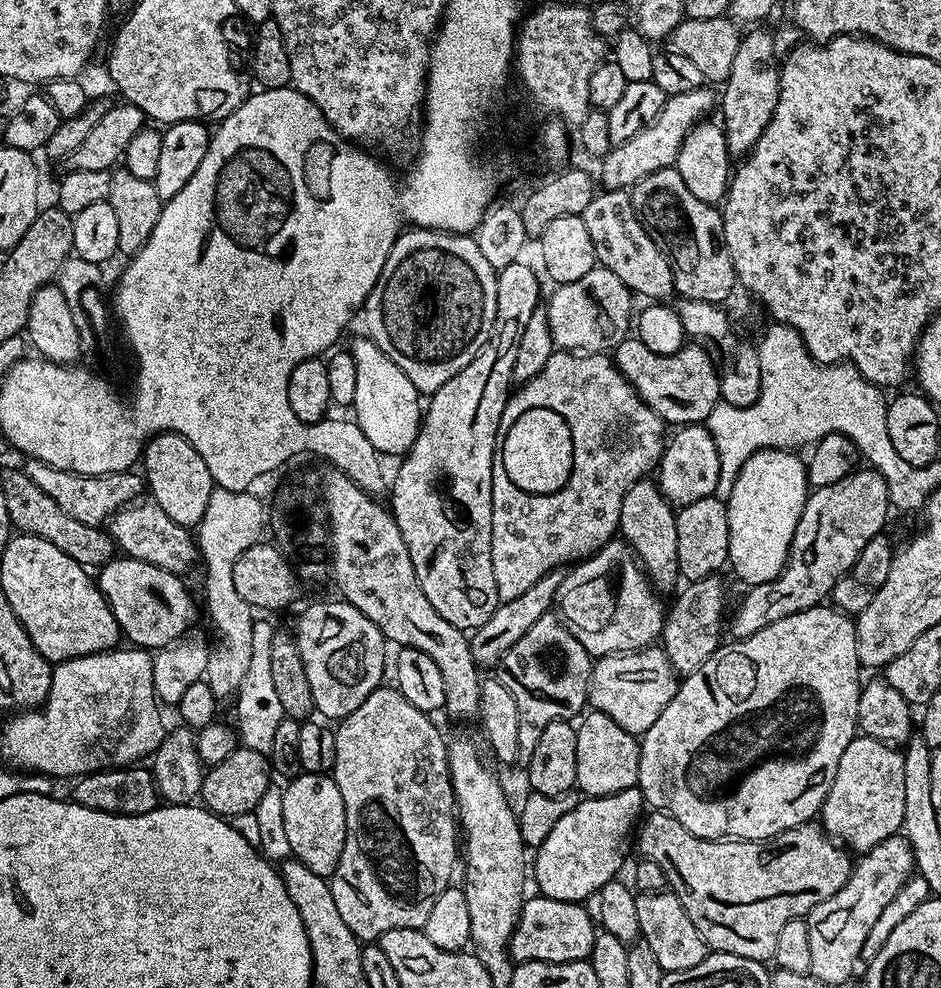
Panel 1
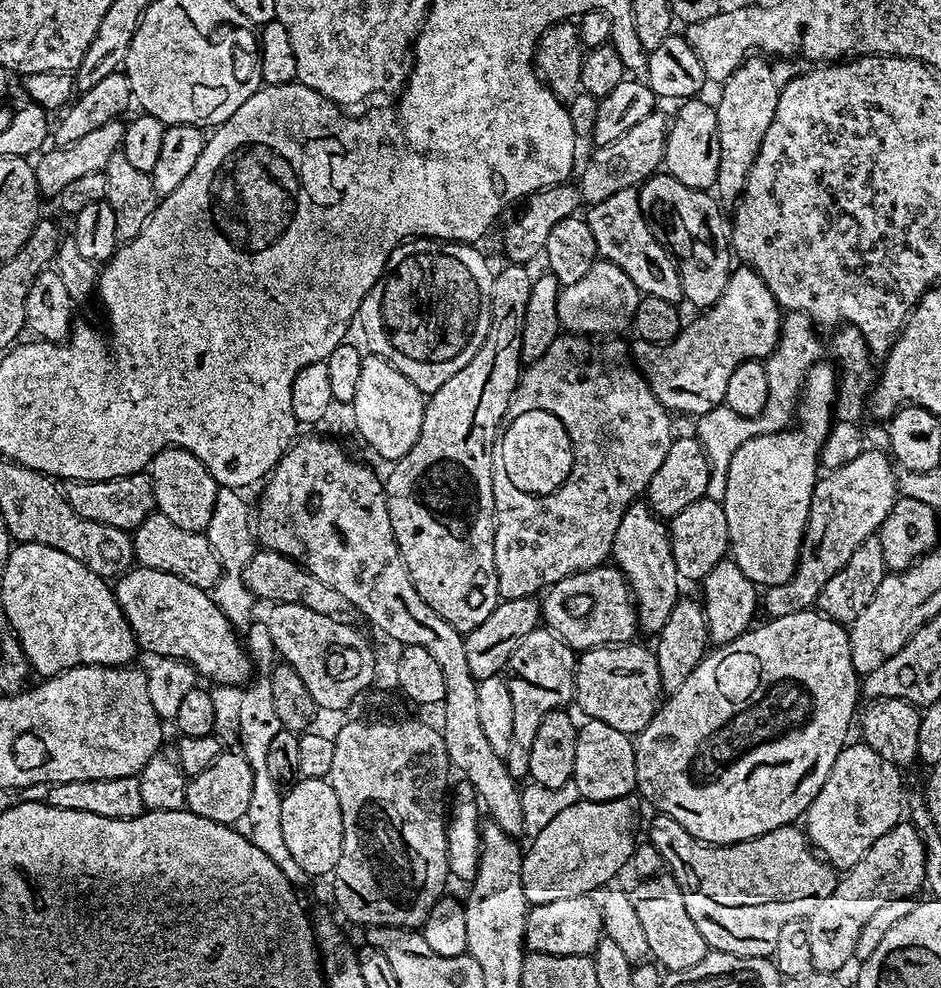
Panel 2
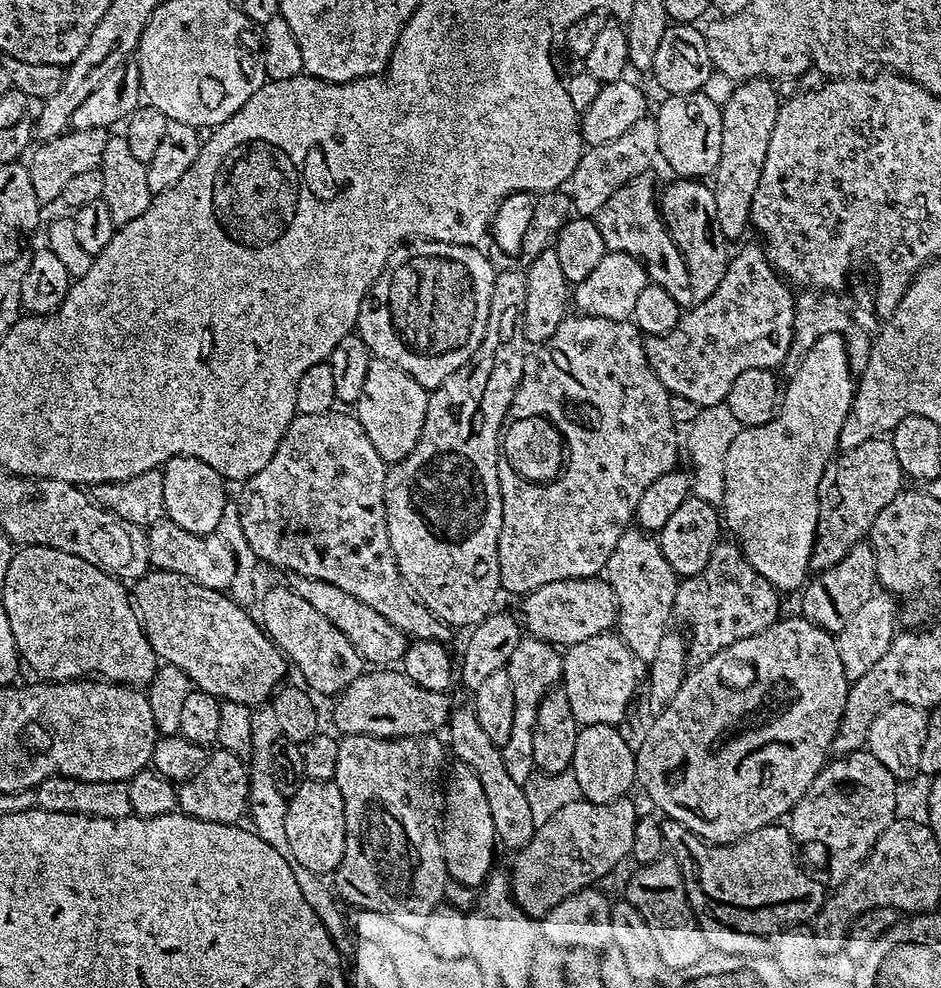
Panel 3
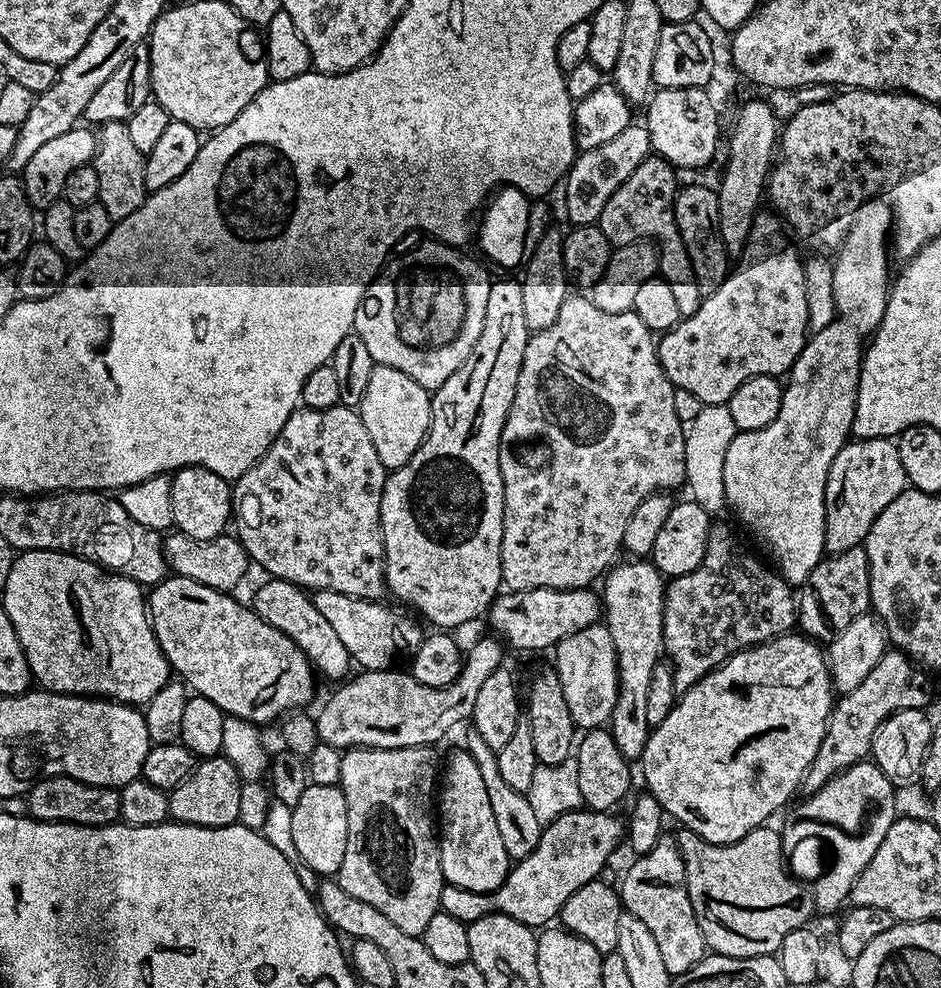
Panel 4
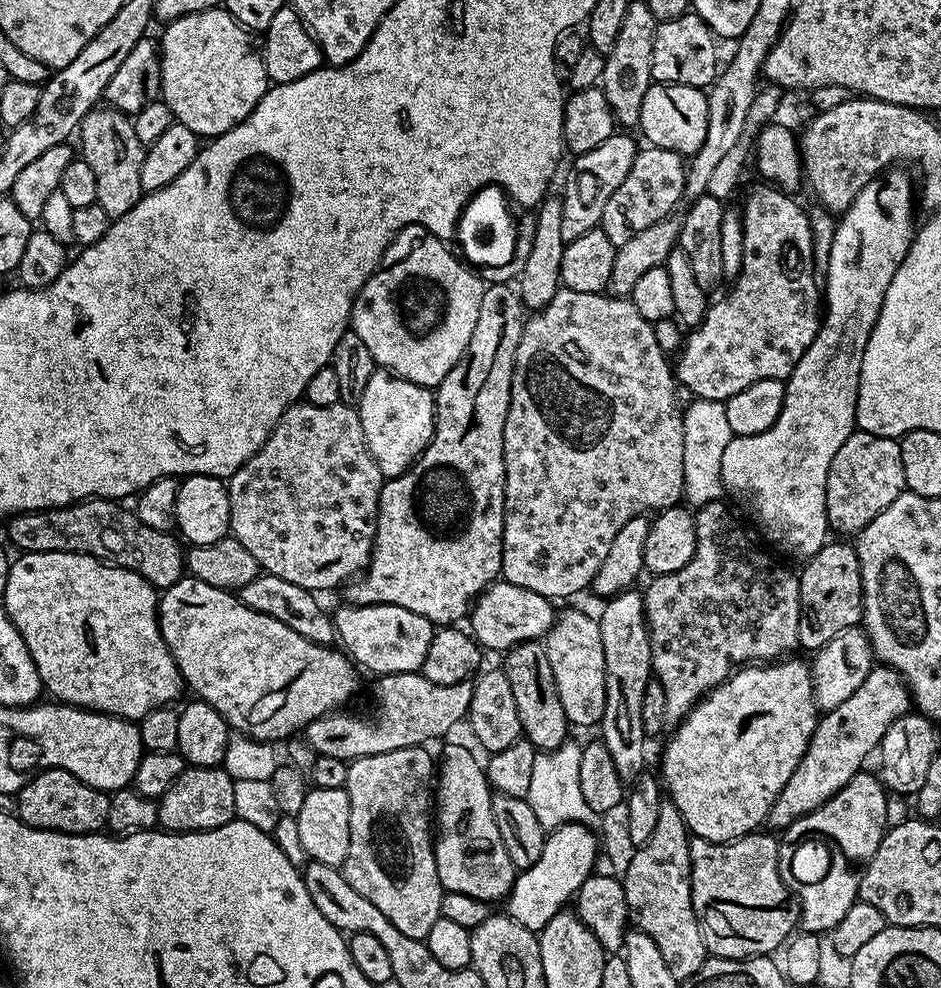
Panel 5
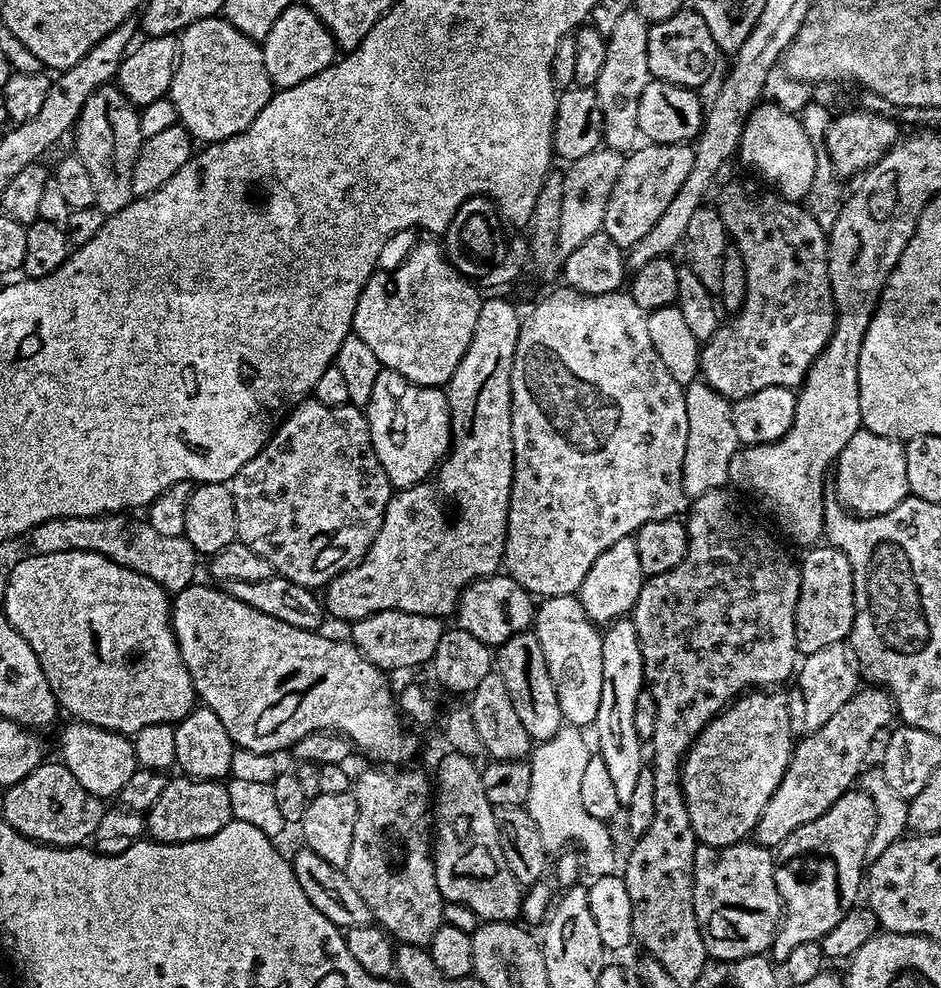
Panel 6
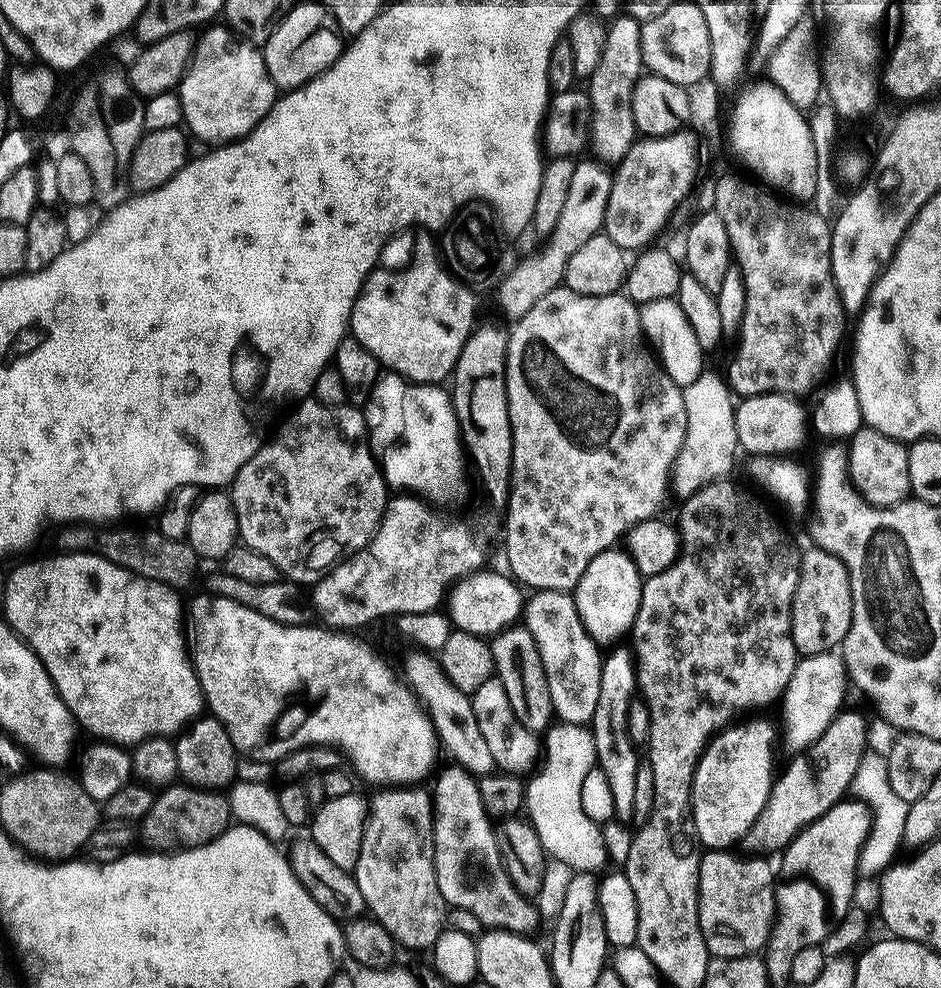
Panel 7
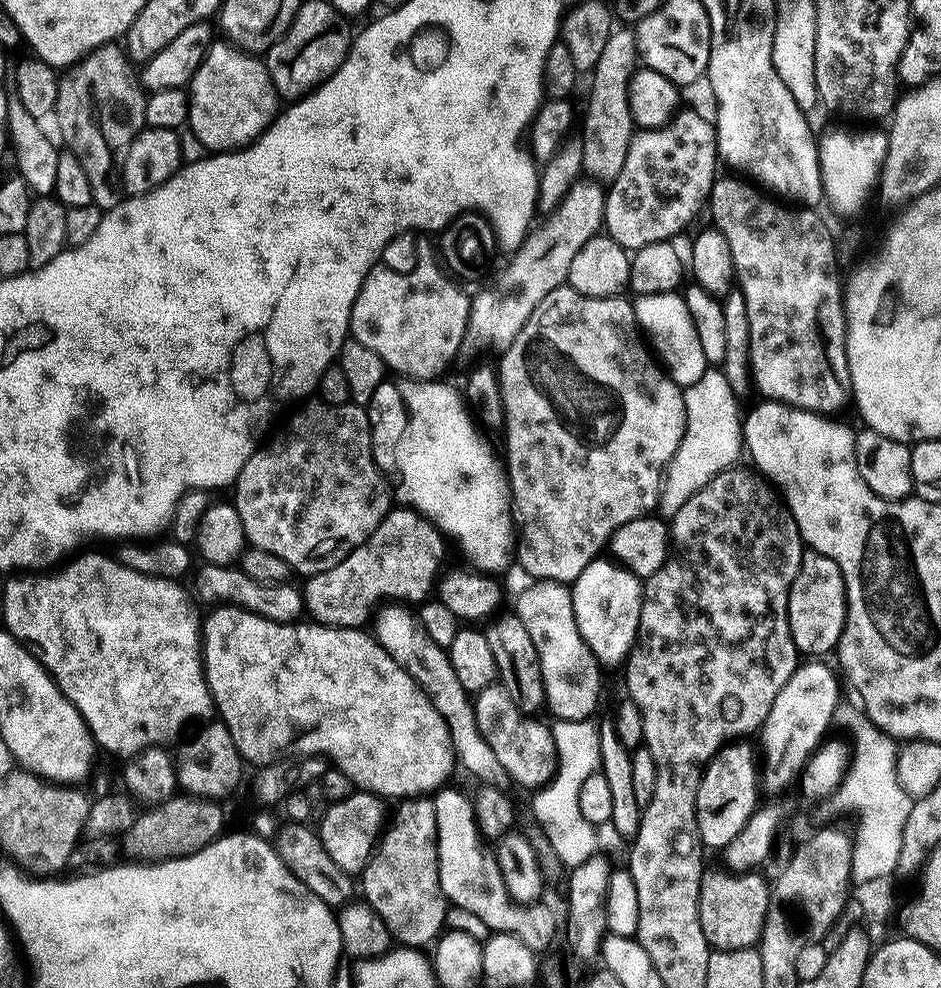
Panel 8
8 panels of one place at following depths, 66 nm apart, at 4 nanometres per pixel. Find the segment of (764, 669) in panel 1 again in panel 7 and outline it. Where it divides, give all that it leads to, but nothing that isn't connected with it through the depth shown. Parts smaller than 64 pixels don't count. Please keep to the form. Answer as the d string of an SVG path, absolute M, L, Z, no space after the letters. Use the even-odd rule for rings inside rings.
M752 720L749 724L742 724L737 726L729 726L723 732L714 736L709 741L708 747L700 755L700 761L696 763L696 773L692 779L692 817L694 818L694 826L696 827L697 841L705 849L708 850L728 850L733 846L731 844L739 845L743 841L744 835L750 830L750 826L754 826L754 822L758 818L758 814L762 814L762 810L766 806L768 796L772 793L772 786L774 783L774 772L772 774L772 728L764 720Z

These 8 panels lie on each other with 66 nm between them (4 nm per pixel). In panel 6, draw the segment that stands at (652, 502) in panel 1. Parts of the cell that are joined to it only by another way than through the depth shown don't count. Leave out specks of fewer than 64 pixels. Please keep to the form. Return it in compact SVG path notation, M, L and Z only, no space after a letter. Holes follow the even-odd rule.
M621 618L612 621L602 634L602 698L598 702L598 714L594 731L596 731L596 744L598 755L602 762L606 762L606 771L610 774L610 782L614 782L614 794L618 794L618 802L627 806L638 782L638 774L646 766L646 752L642 749L642 741L638 738L638 730L634 730L634 706L638 706L638 694L645 691L644 663L642 662L642 650L638 642L636 627L631 619Z

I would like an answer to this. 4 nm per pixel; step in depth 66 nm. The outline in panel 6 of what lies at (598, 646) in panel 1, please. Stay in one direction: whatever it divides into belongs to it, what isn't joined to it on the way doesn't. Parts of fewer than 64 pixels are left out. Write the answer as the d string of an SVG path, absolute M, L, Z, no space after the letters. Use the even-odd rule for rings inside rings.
M507 574L483 576L480 580L467 585L461 592L454 616L455 619L460 619L457 620L459 627L474 634L474 638L490 646L498 646L506 638L529 631L533 627L534 597Z

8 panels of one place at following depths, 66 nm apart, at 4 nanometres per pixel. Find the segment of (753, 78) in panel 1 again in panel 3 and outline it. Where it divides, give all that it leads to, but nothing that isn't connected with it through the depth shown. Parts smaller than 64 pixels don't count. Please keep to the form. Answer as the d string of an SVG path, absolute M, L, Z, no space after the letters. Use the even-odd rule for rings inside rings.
M767 78L741 80L722 104L722 154L716 171L710 177L714 203L718 209L718 226L730 241L749 231L752 223L754 190L758 190L758 178L762 178L762 166L766 166L766 149L770 147L770 134L774 134L774 122L782 96L776 93L777 85Z

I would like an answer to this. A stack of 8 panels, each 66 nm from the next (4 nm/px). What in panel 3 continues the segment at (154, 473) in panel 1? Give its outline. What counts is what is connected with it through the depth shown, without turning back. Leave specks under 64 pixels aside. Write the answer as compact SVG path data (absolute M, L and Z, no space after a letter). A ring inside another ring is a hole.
M189 456L170 458L162 465L162 487L166 498L164 515L167 519L182 526L182 530L190 530L190 534L199 536L211 536L219 529L230 496L224 489L224 477L214 470L214 466L206 466L206 462Z

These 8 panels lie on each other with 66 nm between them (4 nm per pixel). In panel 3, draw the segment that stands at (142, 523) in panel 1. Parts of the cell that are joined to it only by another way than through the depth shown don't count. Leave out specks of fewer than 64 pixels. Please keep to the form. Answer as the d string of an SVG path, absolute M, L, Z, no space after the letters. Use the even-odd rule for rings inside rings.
M167 518L152 525L147 529L147 533L153 569L182 574L182 578L190 578L190 582L206 586L206 590L227 593L231 589L236 577L236 559L230 546L219 534L211 536L190 534L190 530L182 530L182 526Z

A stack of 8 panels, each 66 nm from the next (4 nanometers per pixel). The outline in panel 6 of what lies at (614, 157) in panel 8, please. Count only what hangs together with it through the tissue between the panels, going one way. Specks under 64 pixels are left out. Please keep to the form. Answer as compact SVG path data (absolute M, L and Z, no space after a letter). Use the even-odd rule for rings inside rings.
M633 7L626 10L626 14L622 14L622 19L614 25L614 30L606 38L606 62L602 62L602 70L594 87L604 123L602 140L613 152L631 153L641 139L638 126L638 98L642 96L642 90L646 88L648 81L653 79L648 61L649 27L650 21Z

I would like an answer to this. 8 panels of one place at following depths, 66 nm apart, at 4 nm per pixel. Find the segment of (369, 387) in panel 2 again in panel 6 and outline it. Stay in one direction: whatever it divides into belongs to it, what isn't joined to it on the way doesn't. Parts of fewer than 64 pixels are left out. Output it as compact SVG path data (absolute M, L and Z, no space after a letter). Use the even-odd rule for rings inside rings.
M381 367L366 415L374 454L378 454L378 462L382 462L382 470L386 470L393 489L423 483L431 468L433 471L450 451L452 422L447 397L439 387L422 388L410 384L402 374Z

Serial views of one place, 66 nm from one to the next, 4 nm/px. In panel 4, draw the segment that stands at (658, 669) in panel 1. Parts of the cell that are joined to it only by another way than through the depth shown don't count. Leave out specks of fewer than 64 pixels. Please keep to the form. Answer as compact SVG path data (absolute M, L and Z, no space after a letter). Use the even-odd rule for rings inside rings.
M597 622L562 638L554 649L554 655L554 667L562 682L562 694L566 698L566 706L570 706L570 718L574 718L577 729L587 730L607 725L612 719L618 694L614 638L610 638L607 624Z

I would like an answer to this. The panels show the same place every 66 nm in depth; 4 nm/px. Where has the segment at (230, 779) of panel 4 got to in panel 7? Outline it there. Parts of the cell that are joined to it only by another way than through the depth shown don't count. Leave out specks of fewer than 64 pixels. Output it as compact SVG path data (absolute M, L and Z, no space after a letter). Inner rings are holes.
M173 782L153 799L148 813L139 821L138 836L144 839L145 849L153 852L187 852L189 848L206 846L230 827L227 795L207 788L193 788L191 784Z

